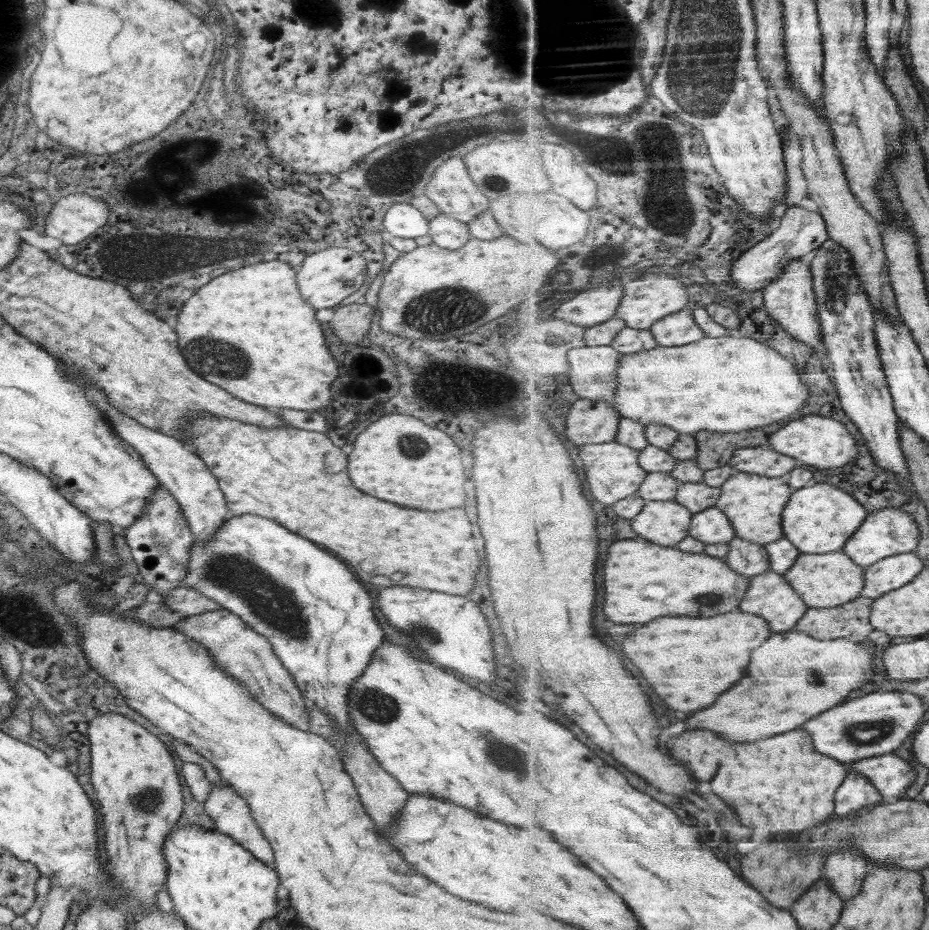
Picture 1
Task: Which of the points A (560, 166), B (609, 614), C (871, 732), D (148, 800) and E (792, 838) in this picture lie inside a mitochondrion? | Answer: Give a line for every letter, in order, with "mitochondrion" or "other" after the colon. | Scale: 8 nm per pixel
A: other
B: other
C: mitochondrion
D: mitochondrion
E: other

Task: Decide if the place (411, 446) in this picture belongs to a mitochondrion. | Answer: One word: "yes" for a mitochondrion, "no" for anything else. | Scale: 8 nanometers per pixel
yes

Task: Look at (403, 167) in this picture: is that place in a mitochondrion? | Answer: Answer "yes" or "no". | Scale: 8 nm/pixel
yes

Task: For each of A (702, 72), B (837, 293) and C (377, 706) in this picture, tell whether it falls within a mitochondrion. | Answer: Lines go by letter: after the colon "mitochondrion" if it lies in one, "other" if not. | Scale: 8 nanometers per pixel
A: mitochondrion
B: mitochondrion
C: mitochondrion

